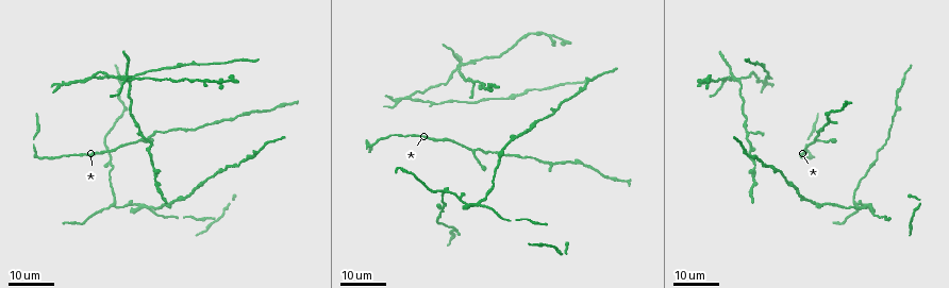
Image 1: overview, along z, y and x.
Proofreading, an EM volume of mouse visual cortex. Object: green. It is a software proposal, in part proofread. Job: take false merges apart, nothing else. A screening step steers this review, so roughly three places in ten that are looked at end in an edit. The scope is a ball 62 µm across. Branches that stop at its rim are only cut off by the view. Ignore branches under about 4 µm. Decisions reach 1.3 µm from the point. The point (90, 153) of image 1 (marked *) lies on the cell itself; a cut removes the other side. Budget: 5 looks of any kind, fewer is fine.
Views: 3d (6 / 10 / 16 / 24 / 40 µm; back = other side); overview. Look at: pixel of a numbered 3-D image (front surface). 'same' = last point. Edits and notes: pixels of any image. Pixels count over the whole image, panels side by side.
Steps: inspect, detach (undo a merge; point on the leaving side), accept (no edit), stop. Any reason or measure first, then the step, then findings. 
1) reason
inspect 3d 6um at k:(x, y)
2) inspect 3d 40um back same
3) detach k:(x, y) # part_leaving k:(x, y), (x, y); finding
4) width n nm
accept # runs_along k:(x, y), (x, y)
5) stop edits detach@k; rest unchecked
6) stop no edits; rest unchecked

branch point
inspect 3d 24um at 1:(871, 207)

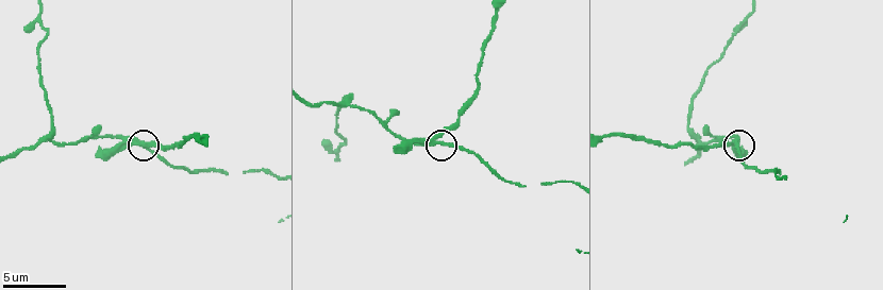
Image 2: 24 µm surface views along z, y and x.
inspect 3d 10um at 2:(735, 141)

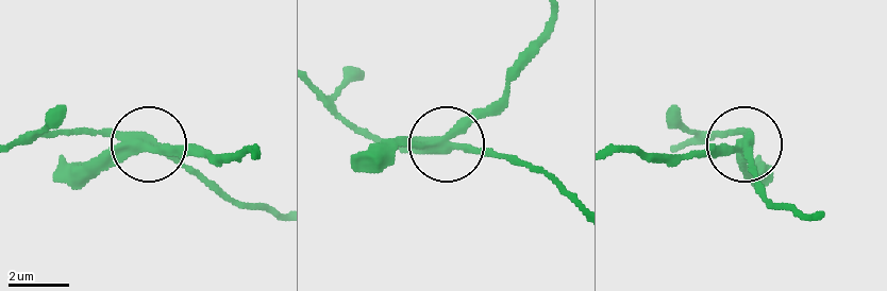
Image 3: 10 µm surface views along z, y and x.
detach 3:(176, 154) # part_leaving 3:(137, 144), (254, 153); two cells meet here

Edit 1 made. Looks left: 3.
inspect overview

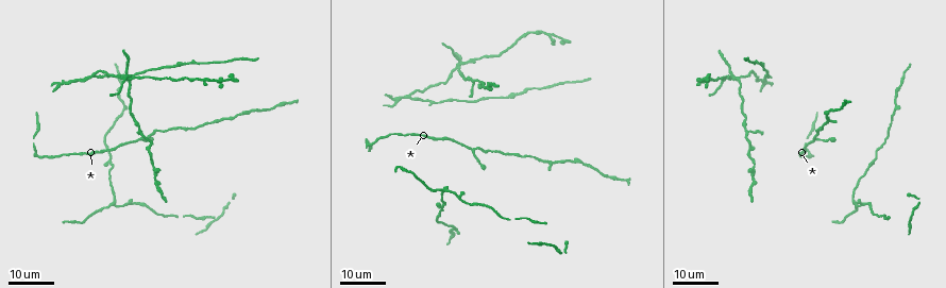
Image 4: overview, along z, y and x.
inspect 3d 16um at 4:(447, 189)

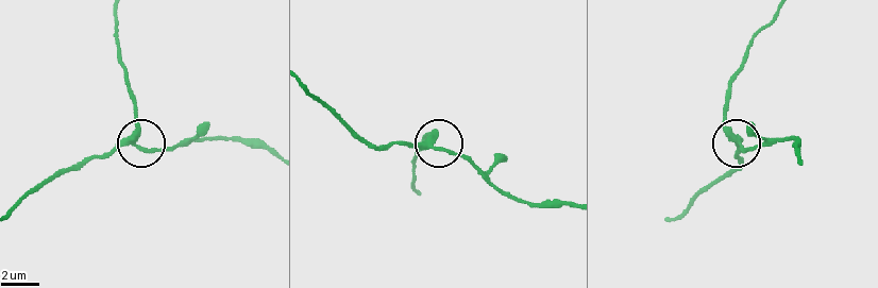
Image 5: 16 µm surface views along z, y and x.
closer look
inspect 3d 6um at 5:(429, 143)

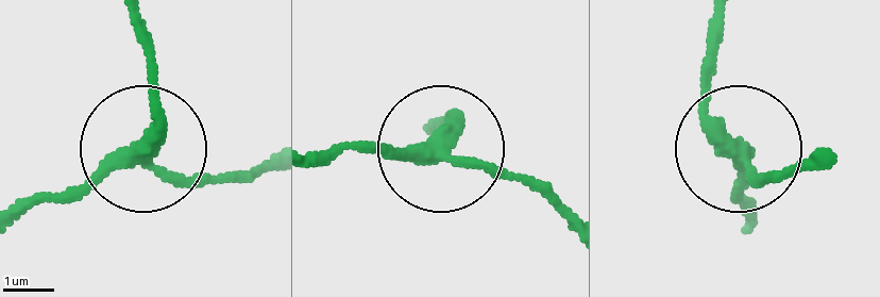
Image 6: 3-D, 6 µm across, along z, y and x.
arms 3
accept # one cell here

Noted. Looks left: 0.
stop edits detach@3; rest unchecked

